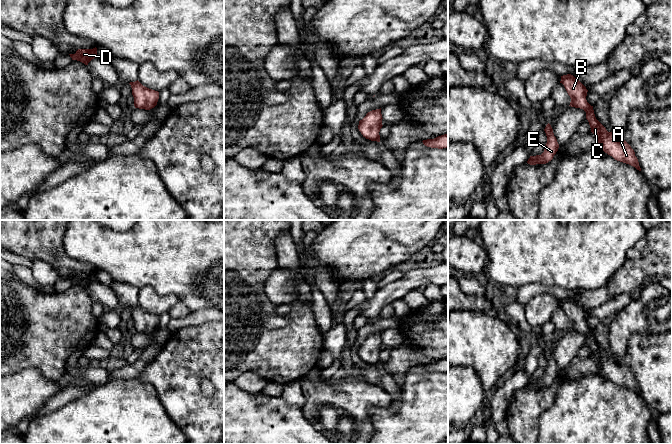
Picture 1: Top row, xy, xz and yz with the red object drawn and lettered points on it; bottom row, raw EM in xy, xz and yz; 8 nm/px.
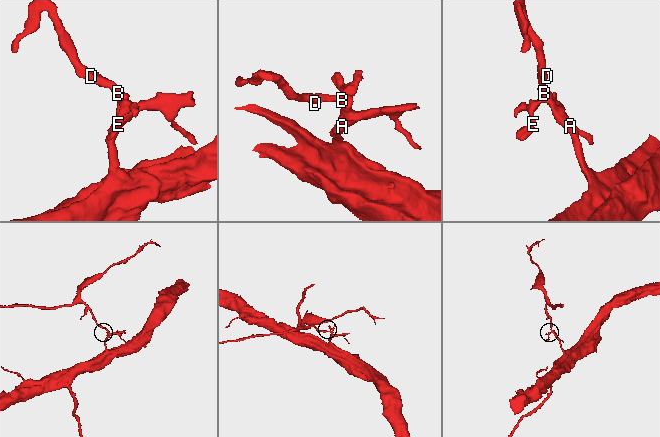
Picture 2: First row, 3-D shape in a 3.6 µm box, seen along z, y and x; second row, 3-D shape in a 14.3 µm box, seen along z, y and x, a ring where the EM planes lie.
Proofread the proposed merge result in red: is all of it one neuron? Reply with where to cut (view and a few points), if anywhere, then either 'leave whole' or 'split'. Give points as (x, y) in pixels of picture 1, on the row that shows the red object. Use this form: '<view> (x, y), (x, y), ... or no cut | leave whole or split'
no cut | leave whole

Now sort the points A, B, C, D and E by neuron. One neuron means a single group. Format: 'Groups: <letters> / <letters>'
Groups: A B C D E

